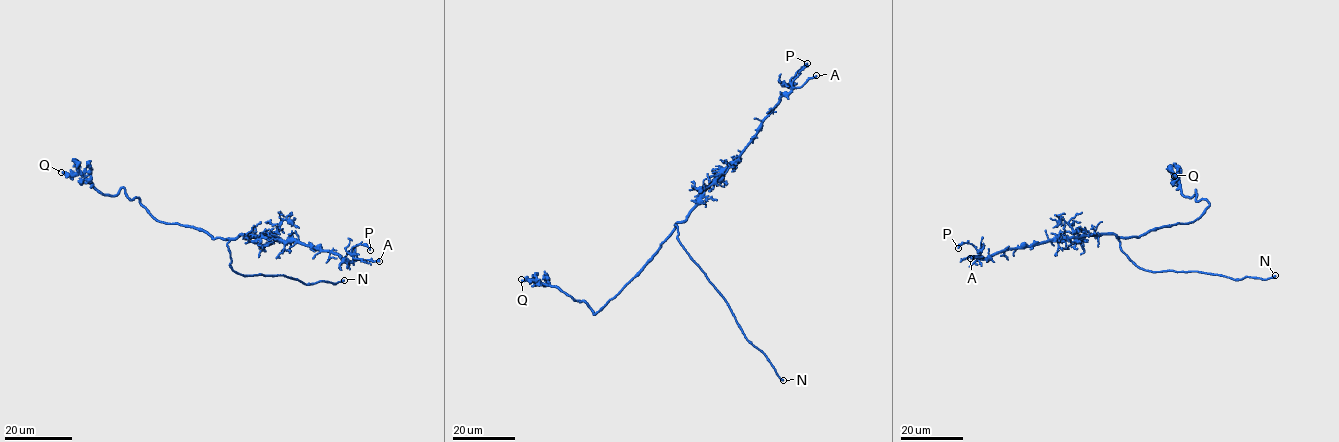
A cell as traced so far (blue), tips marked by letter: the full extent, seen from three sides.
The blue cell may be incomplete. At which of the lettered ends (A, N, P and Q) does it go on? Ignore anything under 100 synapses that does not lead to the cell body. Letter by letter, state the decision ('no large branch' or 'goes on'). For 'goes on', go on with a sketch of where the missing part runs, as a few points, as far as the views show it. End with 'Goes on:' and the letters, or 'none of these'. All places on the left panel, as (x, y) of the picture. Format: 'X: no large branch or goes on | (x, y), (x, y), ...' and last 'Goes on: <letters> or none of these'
A: no large branch
N: goes on | (344, 280), (360, 274), (377, 283), (387, 281)
P: no large branch
Q: no large branch
Goes on: N

